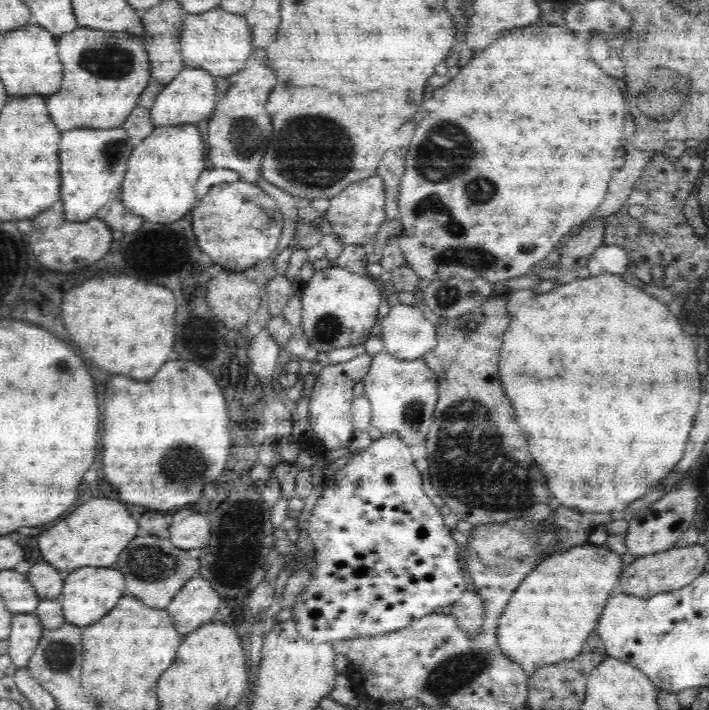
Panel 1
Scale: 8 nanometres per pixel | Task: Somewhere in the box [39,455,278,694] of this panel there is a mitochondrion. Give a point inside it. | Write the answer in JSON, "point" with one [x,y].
{"point":[152,563]}

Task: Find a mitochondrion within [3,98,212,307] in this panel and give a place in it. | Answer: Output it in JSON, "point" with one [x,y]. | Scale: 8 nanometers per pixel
{"point":[110,153]}

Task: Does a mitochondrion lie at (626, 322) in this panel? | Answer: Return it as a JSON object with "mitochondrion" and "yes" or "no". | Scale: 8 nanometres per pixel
{"mitochondrion":"no"}

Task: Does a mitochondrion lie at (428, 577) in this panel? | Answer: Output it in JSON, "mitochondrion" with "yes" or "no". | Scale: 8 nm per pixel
{"mitochondrion":"no"}

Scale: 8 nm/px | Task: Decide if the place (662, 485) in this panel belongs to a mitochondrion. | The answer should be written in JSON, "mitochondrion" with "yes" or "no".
{"mitochondrion":"no"}

